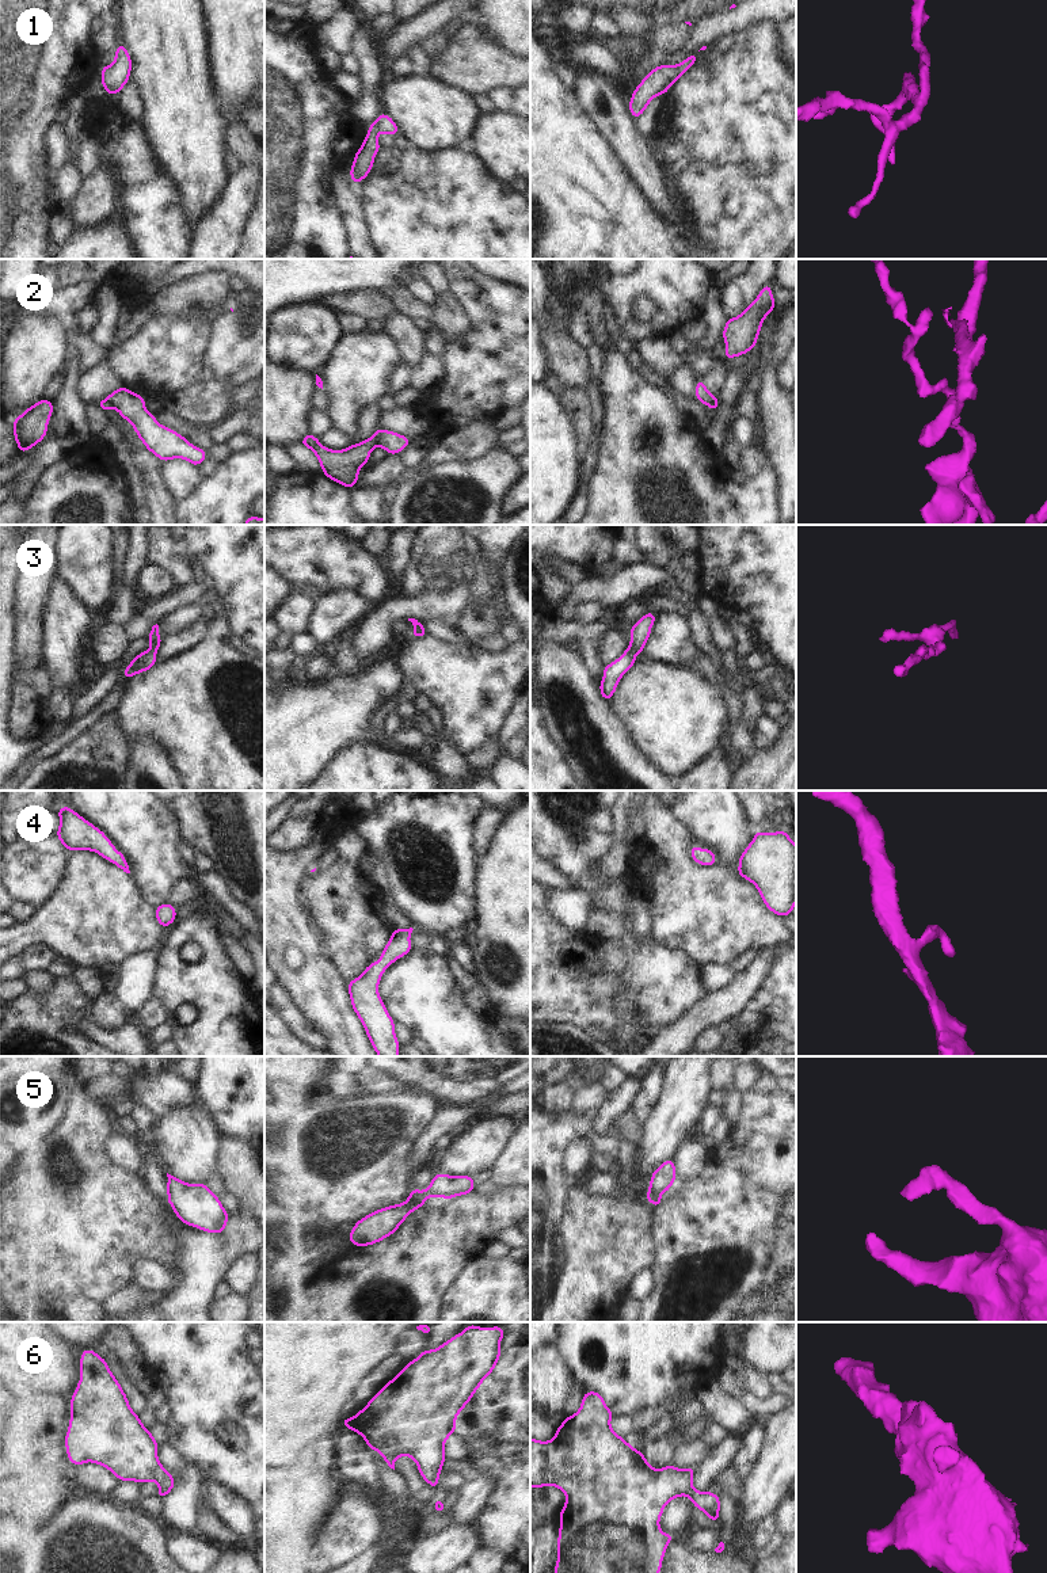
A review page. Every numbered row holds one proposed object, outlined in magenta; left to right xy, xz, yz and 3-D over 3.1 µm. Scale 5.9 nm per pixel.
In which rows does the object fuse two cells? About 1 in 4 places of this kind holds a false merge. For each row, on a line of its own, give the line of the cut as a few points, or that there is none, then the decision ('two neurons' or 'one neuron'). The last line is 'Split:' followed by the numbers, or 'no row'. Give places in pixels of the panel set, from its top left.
1: no cut; one neuron
2: cut in xy along (105, 399), (111, 407); two neurons
3: no cut; one neuron
4: no cut; one neuron
5: no cut; one neuron
6: no cut; one neuron
Split: 2

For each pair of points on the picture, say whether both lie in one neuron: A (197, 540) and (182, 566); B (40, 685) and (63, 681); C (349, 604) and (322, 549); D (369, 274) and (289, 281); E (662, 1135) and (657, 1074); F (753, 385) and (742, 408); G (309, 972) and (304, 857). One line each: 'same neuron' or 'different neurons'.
A: different neurons
B: different neurons
C: different neurons
D: same neuron
E: different neurons
F: same neuron
G: same neuron

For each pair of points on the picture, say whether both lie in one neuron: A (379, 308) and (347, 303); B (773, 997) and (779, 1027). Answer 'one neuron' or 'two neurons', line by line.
A: one neuron
B: one neuron

